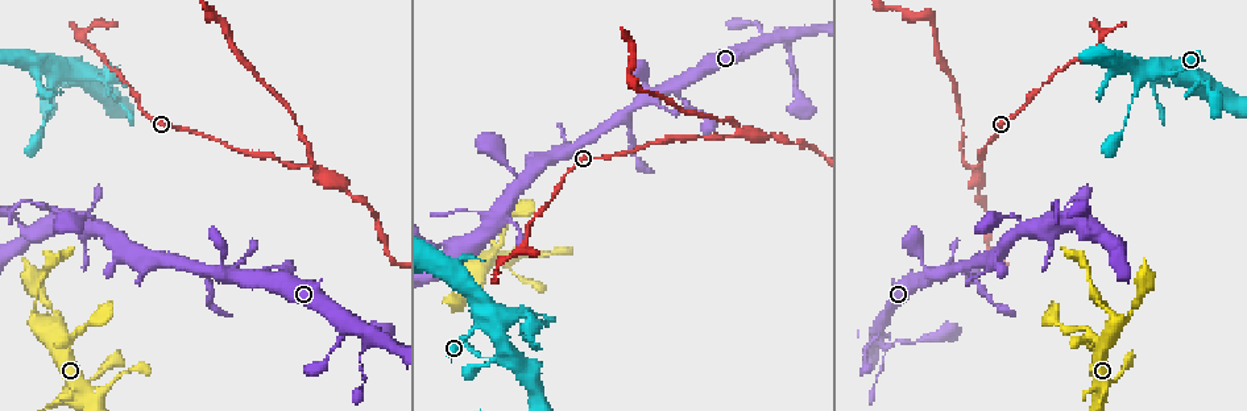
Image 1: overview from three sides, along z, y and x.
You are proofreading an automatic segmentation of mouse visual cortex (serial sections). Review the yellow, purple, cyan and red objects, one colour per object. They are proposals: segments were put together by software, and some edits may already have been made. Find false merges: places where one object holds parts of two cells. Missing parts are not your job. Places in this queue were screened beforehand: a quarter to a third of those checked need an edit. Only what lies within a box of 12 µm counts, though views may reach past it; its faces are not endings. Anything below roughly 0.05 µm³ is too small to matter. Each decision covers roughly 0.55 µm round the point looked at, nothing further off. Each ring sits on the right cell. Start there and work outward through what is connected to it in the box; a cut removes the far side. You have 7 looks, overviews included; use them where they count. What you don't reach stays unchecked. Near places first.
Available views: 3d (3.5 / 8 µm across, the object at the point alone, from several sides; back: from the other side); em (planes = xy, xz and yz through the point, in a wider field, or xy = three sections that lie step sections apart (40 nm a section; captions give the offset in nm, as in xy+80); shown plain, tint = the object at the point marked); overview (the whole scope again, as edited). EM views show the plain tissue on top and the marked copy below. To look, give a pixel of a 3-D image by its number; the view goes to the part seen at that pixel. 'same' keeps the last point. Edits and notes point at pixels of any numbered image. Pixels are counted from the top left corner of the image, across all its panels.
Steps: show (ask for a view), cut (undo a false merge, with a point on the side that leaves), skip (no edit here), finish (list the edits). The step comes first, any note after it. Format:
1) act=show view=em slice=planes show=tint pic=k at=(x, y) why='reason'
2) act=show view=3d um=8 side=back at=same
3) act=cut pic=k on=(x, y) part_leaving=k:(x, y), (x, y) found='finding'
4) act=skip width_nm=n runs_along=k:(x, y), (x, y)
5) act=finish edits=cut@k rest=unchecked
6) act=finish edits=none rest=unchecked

act=show view=3d um=8 side=back pic=1 at=(319, 167) why='a fork'

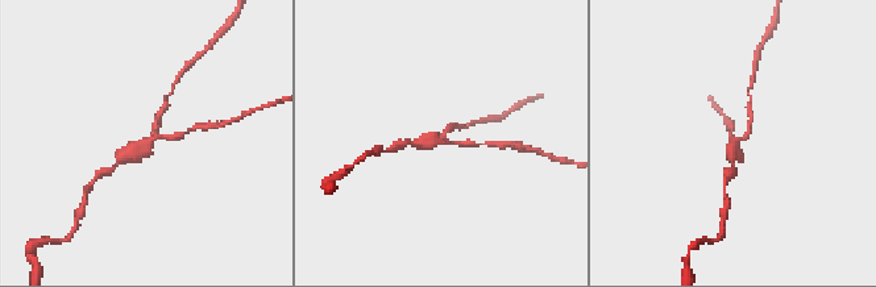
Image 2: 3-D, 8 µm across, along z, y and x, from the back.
act=show view=3d um=3.5 pic=2 at=(443, 138)

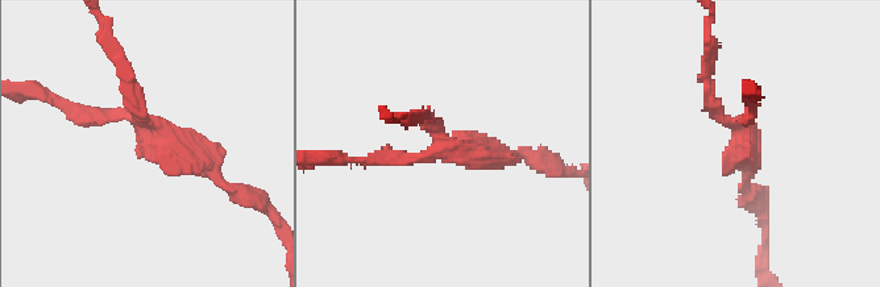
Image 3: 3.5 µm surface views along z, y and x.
act=show view=em slice=xy step=5 show=tint pic=3 at=(439, 148) why='now the EM'

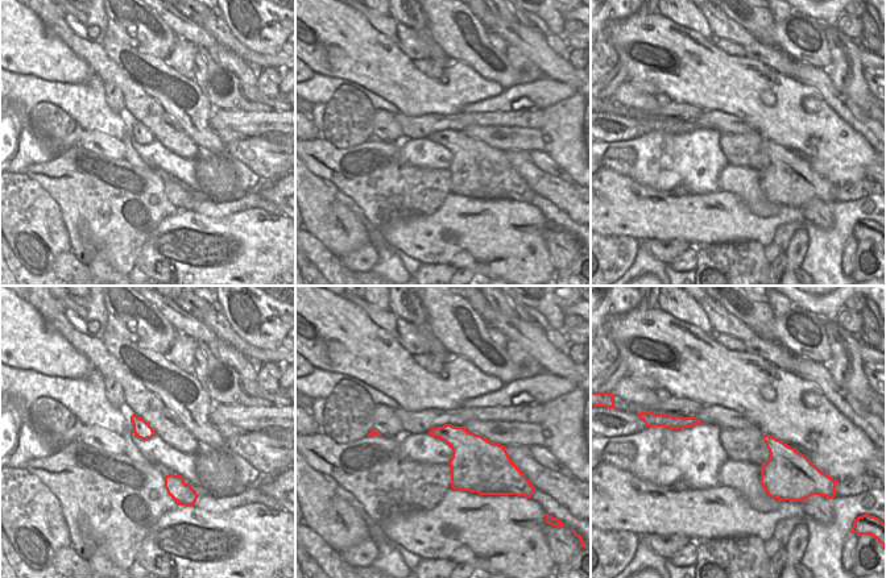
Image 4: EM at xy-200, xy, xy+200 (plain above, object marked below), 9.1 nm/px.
act=skip arms=3 runs_along=3:(65, 104), (146, 121), (117, 57) found='one cell here'

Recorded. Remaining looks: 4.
act=show view=3d um=3.5 pic=1 at=(254, 277) why='abrupt turn'

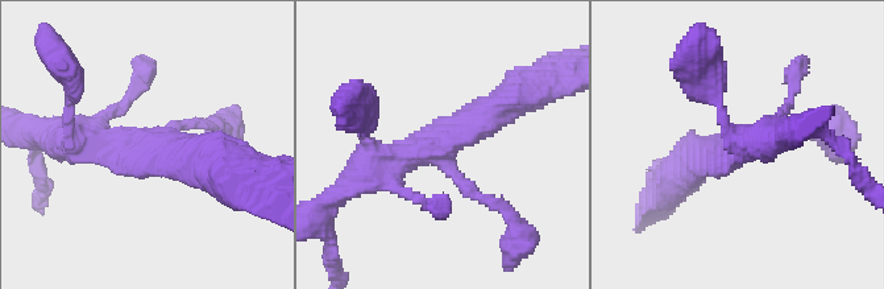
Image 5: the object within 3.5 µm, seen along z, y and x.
act=show view=em slice=xy step=3 show=tint pic=5 at=(446, 163) why='shape alone is not enough'

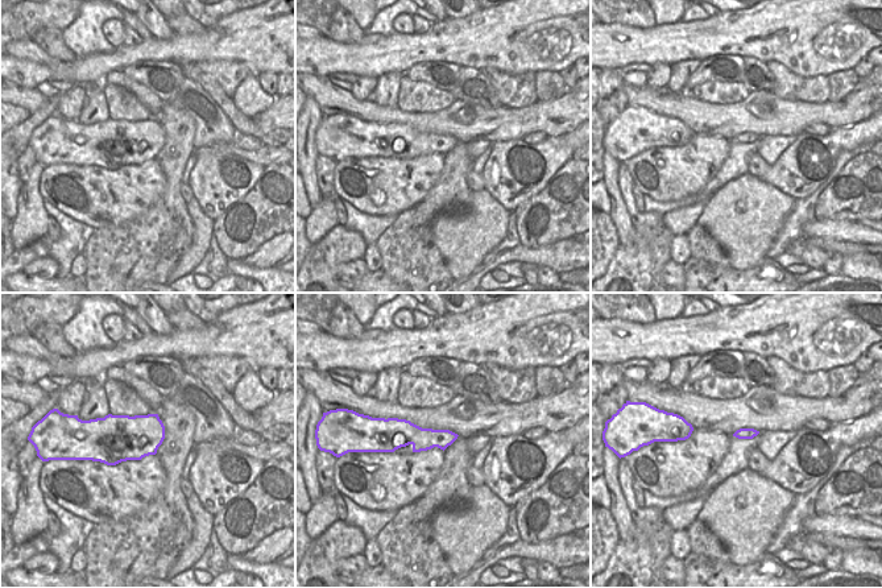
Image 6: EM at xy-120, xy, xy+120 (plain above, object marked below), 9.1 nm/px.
act=skip width_nm=220 runs_along=5:(701, 157), (805, 124) found='all the same cell'

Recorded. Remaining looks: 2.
act=show view=3d um=3.5 pic=1 at=(528, 311) why='abrupt turn'

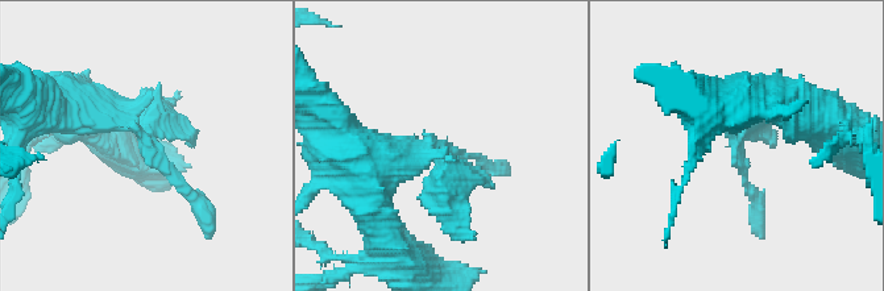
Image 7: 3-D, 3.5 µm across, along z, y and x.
act=show view=em slice=xy step=3 show=tint pic=7 at=(743, 131) why='need the tissue'

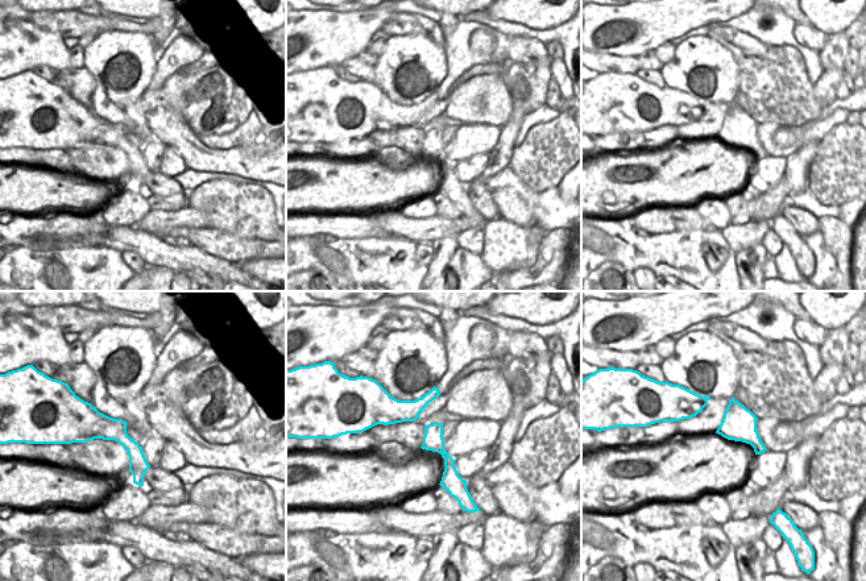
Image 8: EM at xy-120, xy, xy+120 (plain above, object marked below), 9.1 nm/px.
act=skip runs_along=8:(88, 415), (135, 451), (140, 481) found='continuous, no second cell'

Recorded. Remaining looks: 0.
act=finish edits=none rest=unchecked

